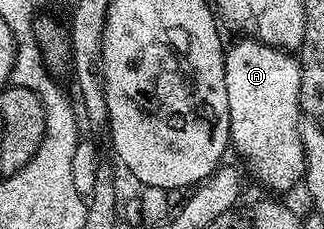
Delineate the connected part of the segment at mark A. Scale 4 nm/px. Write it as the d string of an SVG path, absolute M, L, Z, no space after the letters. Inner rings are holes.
M241 38L238 44L233 44L224 49L225 53L225 85L227 86L227 106L229 107L229 138L232 151L237 151L239 155L249 159L249 168L253 171L253 176L265 188L270 188L270 193L289 192L296 184L300 185L305 179L305 147L301 141L301 125L303 123L303 113L301 110L301 99L299 98L299 82L301 81L301 62L292 51L284 48L273 48L270 44L264 44L262 40L252 38Z

